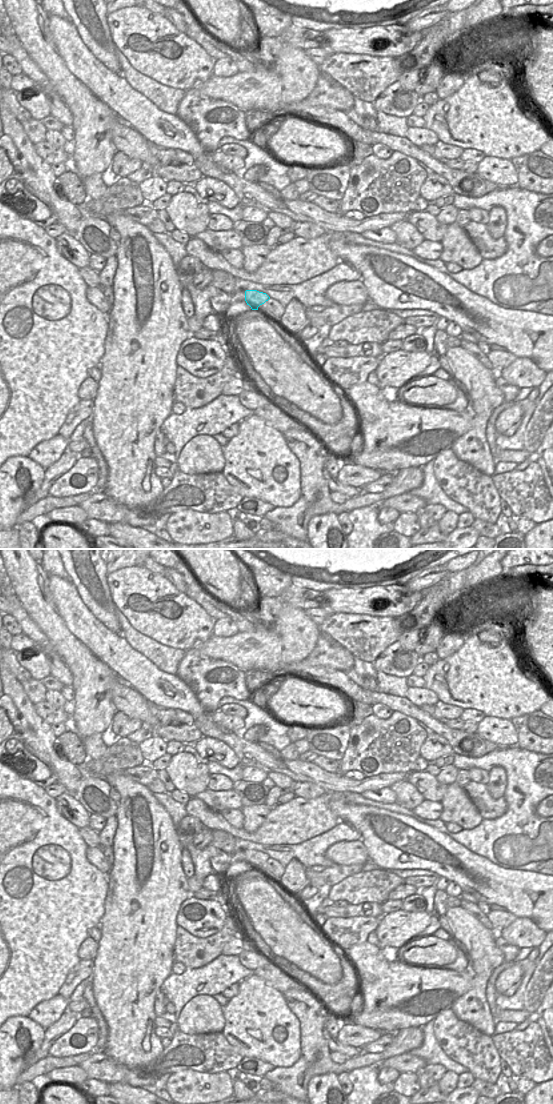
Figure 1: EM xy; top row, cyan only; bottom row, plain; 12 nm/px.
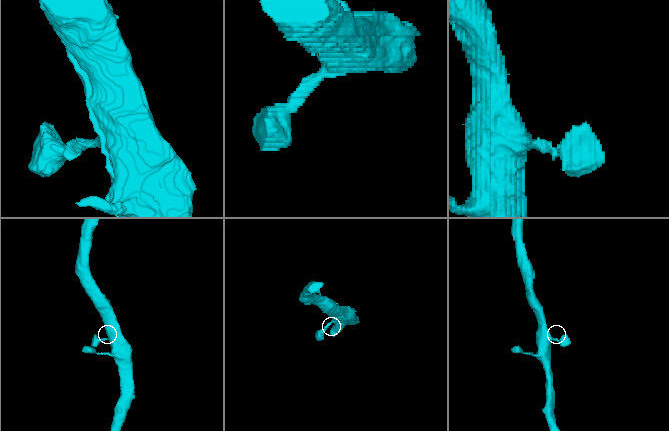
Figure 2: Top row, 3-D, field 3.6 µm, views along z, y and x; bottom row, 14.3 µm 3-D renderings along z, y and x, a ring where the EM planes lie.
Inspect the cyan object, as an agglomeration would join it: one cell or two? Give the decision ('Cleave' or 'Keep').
Keep.

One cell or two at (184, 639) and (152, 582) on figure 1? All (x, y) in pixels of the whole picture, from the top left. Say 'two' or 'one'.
one

